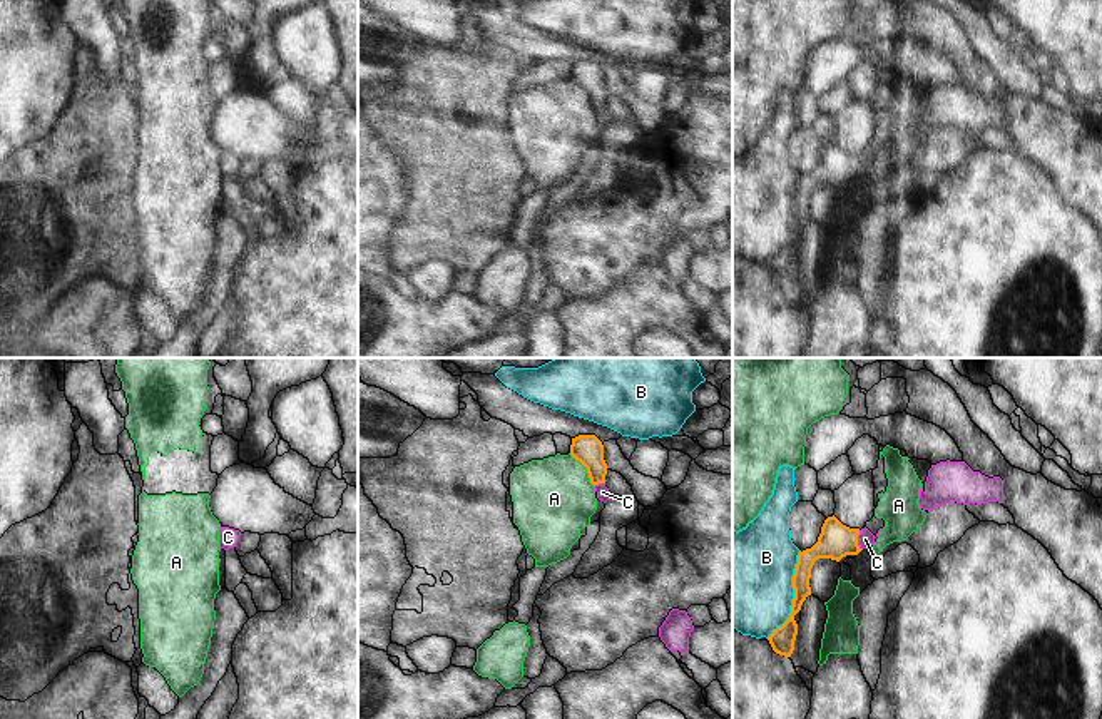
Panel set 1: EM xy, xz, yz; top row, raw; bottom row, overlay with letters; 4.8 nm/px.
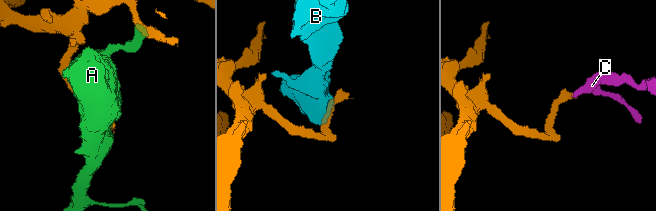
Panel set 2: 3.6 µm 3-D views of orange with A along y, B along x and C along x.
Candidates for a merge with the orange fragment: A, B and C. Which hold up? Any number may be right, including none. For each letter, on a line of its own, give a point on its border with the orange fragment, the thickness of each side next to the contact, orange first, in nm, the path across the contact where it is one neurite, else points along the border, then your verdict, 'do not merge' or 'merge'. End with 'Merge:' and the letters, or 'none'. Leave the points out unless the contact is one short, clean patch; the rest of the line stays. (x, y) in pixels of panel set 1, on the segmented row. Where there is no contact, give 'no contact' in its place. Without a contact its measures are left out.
A: meets orange in xz at (586, 467); 140 nm thick on the orange side, 380 nm on the other; do not merge
B: meets orange in yz at (795, 596); 120 nm thick on the orange side, 460 nm on the other; border along yz (800, 550), (793, 576), (791, 612), (766, 637); do not merge
C: meets orange in yz at (857, 540); 170 nm thick on the orange side, 80 nm on the other; runs through yz (836, 540), (857, 540), (865, 539); merge
Merge: C

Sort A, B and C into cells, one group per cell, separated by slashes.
A / B / C

